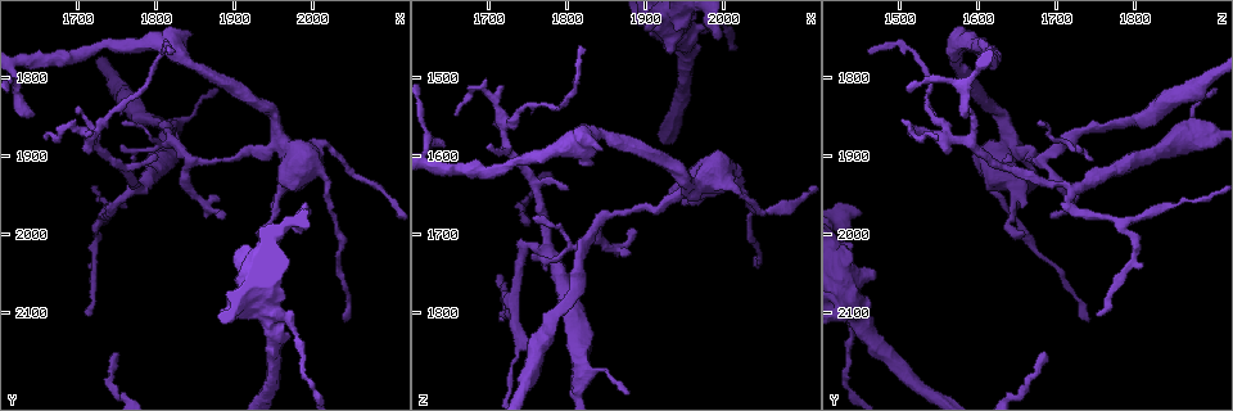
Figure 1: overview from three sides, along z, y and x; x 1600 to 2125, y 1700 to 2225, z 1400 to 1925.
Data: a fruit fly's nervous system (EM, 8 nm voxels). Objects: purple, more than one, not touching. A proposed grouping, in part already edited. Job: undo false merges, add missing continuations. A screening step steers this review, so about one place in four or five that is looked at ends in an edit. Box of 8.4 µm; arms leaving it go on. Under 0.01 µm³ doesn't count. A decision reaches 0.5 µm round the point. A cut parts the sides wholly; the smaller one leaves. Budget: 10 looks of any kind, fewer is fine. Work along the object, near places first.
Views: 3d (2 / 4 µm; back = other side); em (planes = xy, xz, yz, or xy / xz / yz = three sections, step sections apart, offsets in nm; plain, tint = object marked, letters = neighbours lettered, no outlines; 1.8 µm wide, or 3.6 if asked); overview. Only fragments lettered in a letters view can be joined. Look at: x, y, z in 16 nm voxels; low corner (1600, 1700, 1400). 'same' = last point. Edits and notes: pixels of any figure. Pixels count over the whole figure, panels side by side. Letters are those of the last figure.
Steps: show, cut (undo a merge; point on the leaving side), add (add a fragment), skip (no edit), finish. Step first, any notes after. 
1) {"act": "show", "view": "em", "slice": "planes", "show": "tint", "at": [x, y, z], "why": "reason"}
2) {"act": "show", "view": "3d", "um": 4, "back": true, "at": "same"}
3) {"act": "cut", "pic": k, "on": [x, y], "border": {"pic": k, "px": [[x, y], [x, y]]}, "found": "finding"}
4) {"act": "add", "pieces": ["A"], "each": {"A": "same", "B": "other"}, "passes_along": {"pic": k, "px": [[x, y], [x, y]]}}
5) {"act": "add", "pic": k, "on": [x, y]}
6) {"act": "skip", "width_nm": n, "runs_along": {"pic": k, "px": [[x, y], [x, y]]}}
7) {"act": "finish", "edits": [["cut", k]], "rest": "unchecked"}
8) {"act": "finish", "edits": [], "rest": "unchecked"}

{"act": "show", "view": "em", "slice": "xz", "step": 8, "show": "letters", "at": [1750, 2150, 1680]}

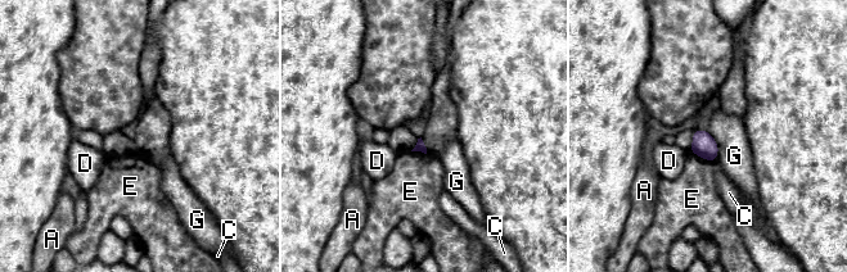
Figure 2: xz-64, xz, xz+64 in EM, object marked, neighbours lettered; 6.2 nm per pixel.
{"act": "show", "view": "em", "slice": "planes", "show": "letters", "at": "same"}

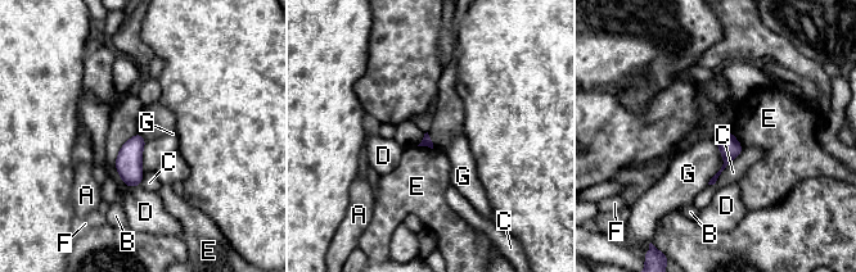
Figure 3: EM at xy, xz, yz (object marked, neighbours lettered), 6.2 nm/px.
{"act": "skip", "longest_contact_nm": ["C", 320], "each": {"A": "other", "B": "other", "C": "other", "D": "other", "E": "other", "F": "other", "G": "other"}, "found": "none of them fits"}

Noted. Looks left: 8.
{"act": "show", "view": "em", "um": 3.6, "slice": "xy", "step": 4, "show": "tint", "at": [1995, 1975, 1450], "why": "branch stops here"}

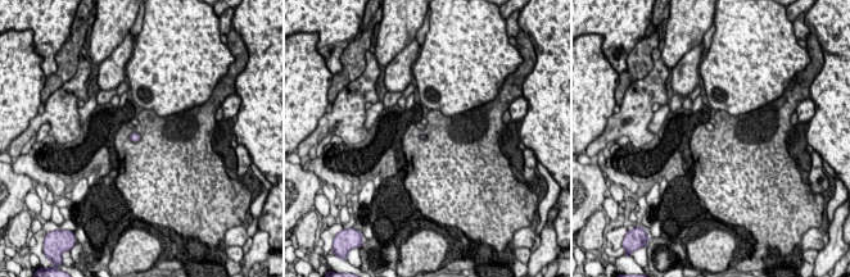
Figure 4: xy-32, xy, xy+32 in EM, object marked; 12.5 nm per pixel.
{"act": "show", "view": "em", "um": 3.6, "slice": "xy", "step": 4, "show": "letters", "at": "same", "why": "what lies round it"}

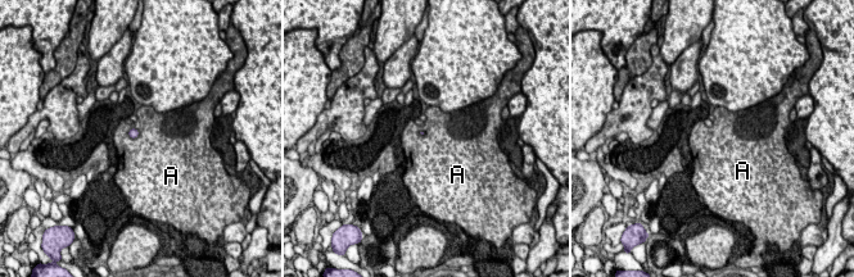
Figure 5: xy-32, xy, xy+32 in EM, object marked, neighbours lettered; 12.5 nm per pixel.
{"act": "skip", "longest_contact_nm": ["A", 170], "each": {"A": "other"}, "found": "none of them fits"}

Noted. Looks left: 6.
{"act": "show", "view": "em", "um": 3.6, "slice": "planes", "show": "letters", "at": [1960, 2105, 1440], "why": "two arms in line, one across"}

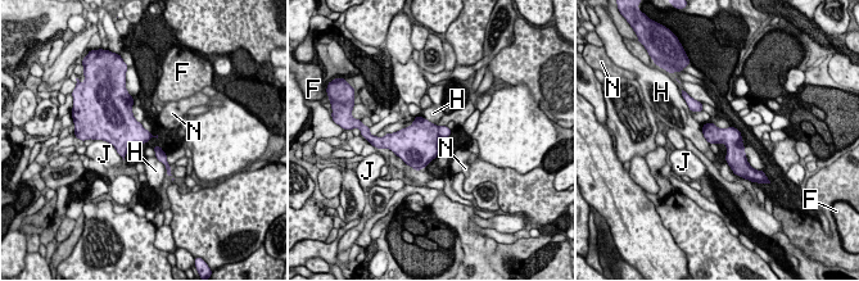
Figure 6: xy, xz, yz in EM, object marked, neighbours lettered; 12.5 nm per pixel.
{"act": "cut", "pic": 6, "on": [443, 131], "width_nm": 240, "each": {"F": "other", "H": "other", "J": "other", "N": "other"}, "border": {"pic": 6, "px": [[439, 127], [438, 136]]}, "found": "two neurons meet here"}

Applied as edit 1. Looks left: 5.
{"act": "show", "view": "overview", "why": "see it whole again"}

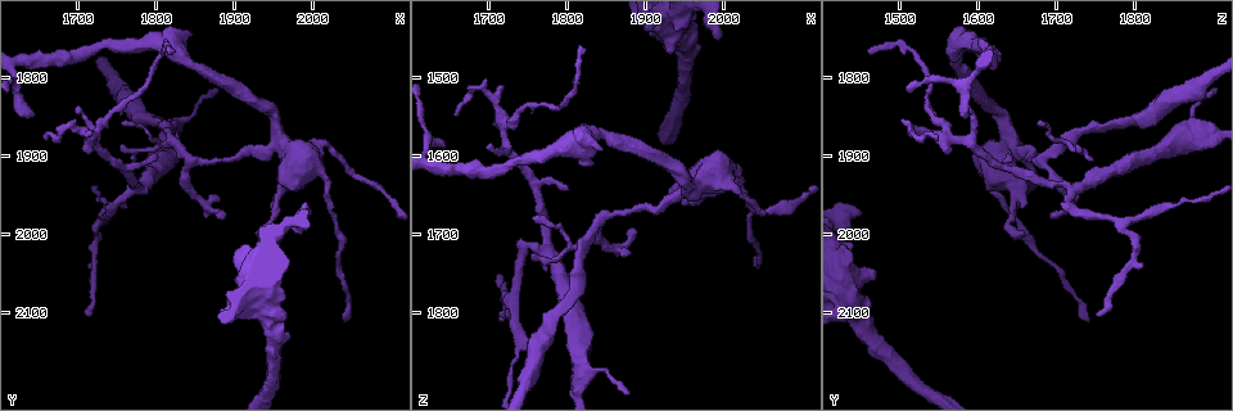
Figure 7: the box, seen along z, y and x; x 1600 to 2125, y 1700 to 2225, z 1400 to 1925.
{"act": "show", "view": "3d", "um": 2, "at": [1810, 1765, 1460], "why": "thin end"}

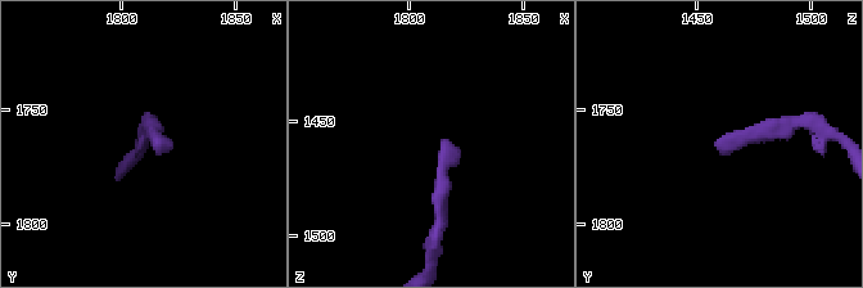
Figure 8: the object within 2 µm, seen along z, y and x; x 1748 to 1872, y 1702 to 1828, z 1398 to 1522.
{"act": "show", "view": "em", "slice": "xz", "step": 8, "show": "letters", "at": [1815, 1765, 1460]}

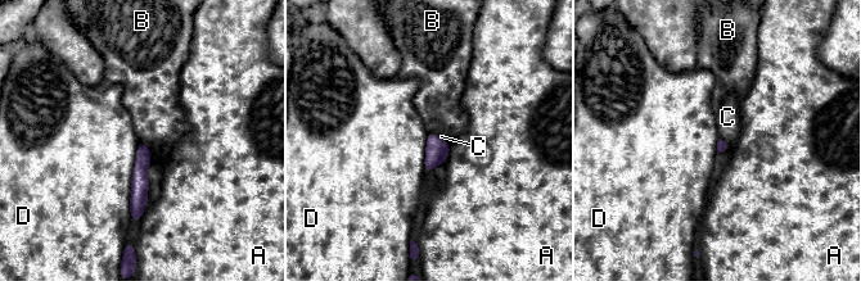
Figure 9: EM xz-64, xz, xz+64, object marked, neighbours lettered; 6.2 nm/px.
{"act": "add", "pieces": ["C"], "longest_contact_nm": ["D", 500], "each": {"A": "other", "B": "other", "C": "same", "D": "other"}, "found": "the neuron continues"}

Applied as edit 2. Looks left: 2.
{"act": "finish", "edits": [["cut", 6], ["add", 9]], "rest": "unchecked"}

